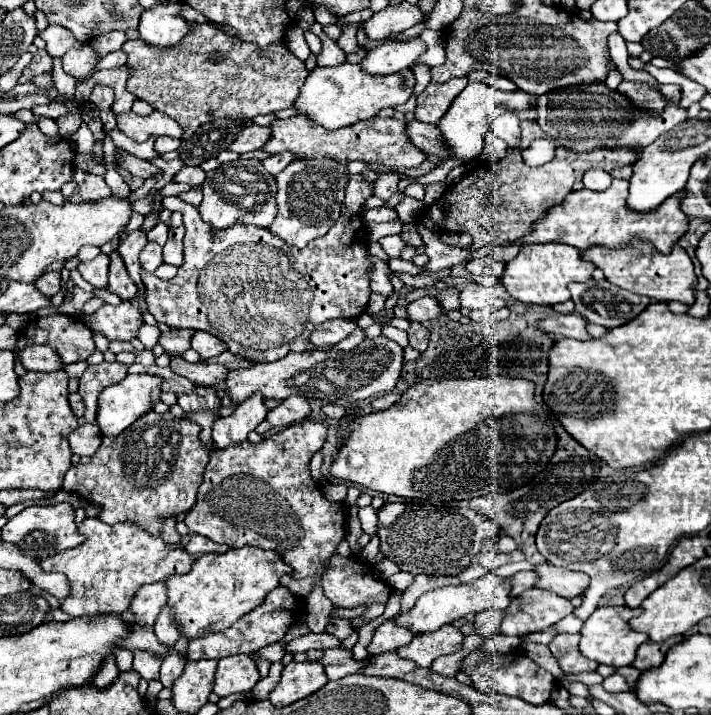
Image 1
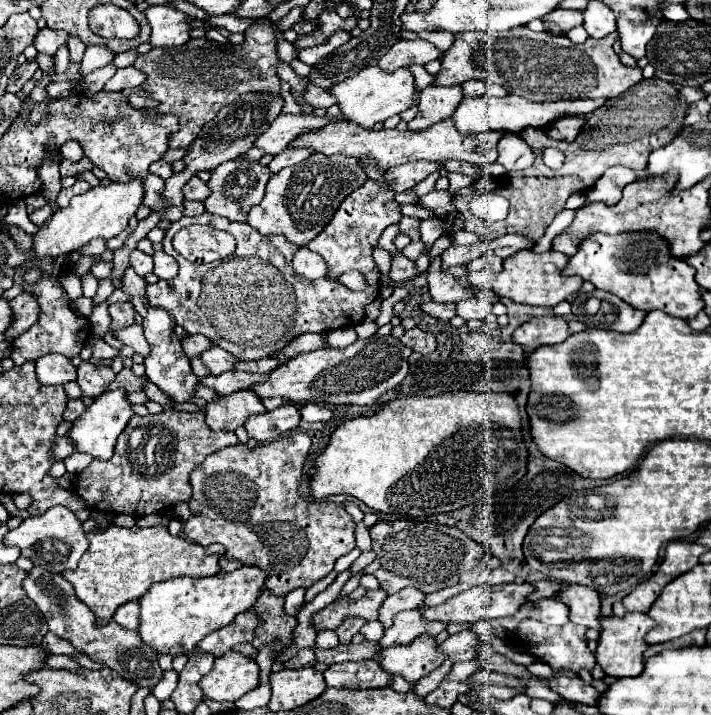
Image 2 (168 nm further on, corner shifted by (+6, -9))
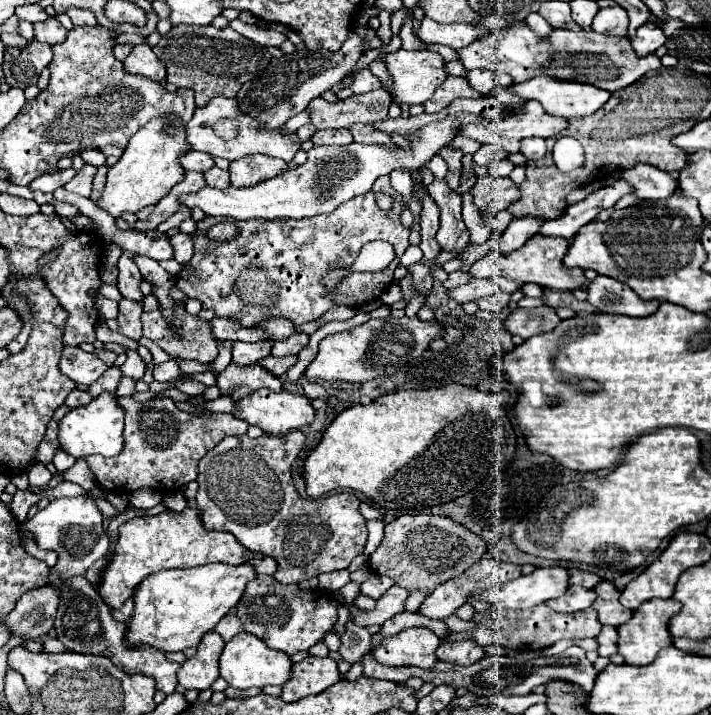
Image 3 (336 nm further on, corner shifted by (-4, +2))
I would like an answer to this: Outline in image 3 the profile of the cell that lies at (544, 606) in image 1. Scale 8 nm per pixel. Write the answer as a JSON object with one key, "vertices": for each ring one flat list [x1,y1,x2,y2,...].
{"vertices":[[572,585,562,597,550,599,550,601,546,601,546,605,550,609,554,609,554,611,560,611,560,613,576,613,576,611,588,609,594,599,596,597,594,597,594,593,590,589]]}

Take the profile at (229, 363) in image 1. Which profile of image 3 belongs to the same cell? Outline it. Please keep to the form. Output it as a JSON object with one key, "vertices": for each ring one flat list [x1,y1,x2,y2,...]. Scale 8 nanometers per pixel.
{"vertices":[[298,333,298,337,290,337,290,341,284,341,284,343,274,343,272,345,272,353,270,355,276,355,276,357,282,357,282,355,298,355,308,343,308,335,306,333]]}

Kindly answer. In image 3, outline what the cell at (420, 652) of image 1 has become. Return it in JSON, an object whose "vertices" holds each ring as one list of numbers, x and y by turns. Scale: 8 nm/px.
{"vertices":[[410,627,390,639,386,639,374,653,382,665,416,665,434,667,438,661,436,649,440,639,426,627]]}

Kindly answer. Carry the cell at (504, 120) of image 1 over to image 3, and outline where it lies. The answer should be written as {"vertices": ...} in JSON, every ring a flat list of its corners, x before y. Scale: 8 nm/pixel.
{"vertices":[[528,137,528,139,520,141,520,153,528,161,538,161,546,153,546,141,542,137]]}

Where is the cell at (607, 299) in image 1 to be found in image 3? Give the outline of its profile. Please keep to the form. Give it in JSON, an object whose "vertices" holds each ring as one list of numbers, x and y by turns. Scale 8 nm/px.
{"vertices":[[598,275,588,285,588,303,600,313,620,313,628,317,648,317,660,307,660,301,644,301,620,281]]}

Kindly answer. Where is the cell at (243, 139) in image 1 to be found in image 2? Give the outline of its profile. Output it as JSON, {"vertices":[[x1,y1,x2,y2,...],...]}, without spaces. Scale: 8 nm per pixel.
{"vertices":[[280,114,272,126,256,140,256,146,262,148,268,154,280,154,284,152,296,136,302,136,304,132,316,132,316,128,322,128,328,122,344,120,342,114,338,118,328,116,304,116,304,114]]}

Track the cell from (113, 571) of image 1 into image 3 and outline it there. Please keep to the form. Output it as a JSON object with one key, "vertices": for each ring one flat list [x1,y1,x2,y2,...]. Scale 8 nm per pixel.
{"vertices":[[184,509,182,513,164,511,154,517,138,517,126,521,118,529,118,541,112,545,112,555,106,563,106,569,100,575,98,593,104,603,112,609,124,605,132,597,134,589,152,573,164,569,182,569,198,567,206,563,230,563,242,565,248,563,254,555,240,545,240,541,226,531,206,531,196,509]]}

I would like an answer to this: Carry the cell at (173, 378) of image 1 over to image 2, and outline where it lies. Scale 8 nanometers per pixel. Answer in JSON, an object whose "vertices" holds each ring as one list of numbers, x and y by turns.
{"vertices":[[124,368,120,374,116,374,114,382,108,388,112,388,112,390,122,388,126,392,136,392,136,390,142,390,142,386,144,386,144,378,138,378,132,374,130,368]]}

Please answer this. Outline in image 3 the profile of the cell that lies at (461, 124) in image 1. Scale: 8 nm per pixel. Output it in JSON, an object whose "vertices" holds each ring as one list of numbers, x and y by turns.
{"vertices":[[534,77,524,83,512,83,510,93,538,101,548,115,556,117,584,117,596,113,608,99,610,93,598,87,558,81,552,77]]}

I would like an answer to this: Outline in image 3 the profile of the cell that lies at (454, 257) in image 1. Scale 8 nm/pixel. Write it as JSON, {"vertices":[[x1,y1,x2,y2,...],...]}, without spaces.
{"vertices":[[464,191,464,193,460,193,460,195,462,195,463,203,462,218,470,233,470,243,486,243,488,237,490,237,490,229,488,229,488,225,484,223,484,219,480,217,478,208,474,205,472,195,470,195,470,191]]}

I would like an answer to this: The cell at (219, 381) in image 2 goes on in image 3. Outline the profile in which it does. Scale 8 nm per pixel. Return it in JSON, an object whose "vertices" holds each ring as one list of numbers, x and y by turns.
{"vertices":[[264,357,262,361,258,361,258,365,262,365,266,371,270,371,276,377,284,375,286,369,294,363,296,363,296,357]]}

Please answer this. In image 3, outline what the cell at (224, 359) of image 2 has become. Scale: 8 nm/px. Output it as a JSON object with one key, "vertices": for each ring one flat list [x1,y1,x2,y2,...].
{"vertices":[[234,341,232,343,232,361,236,365,252,365,256,361,260,361,262,357,270,355,272,343,268,341,258,341,258,343,242,343,242,341]]}

